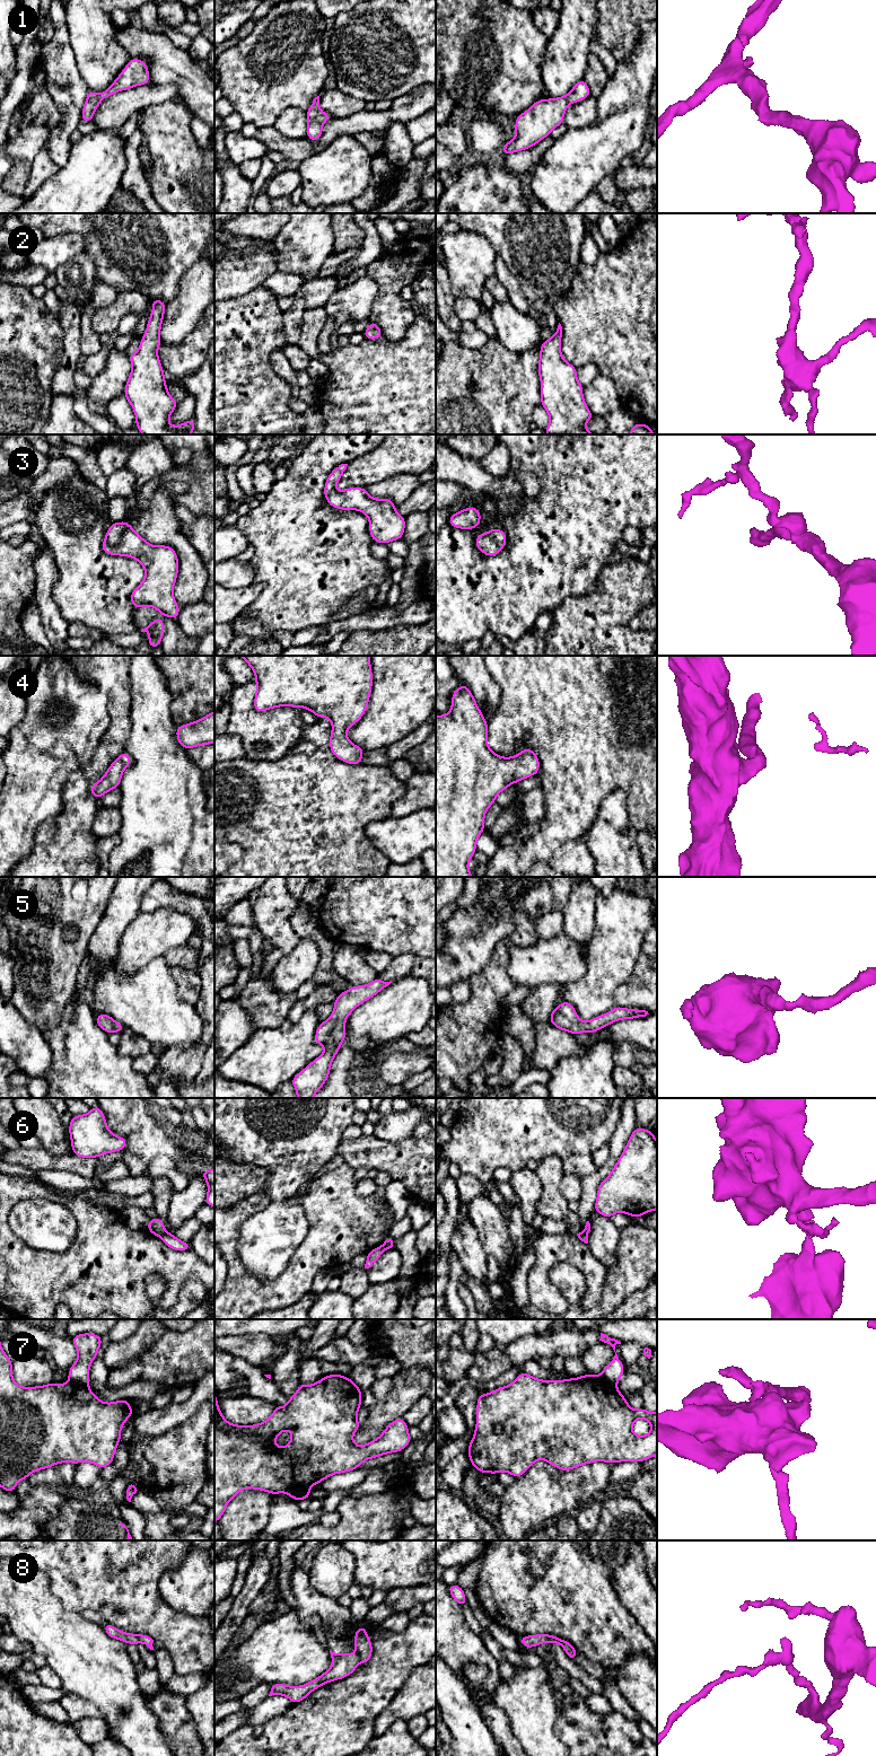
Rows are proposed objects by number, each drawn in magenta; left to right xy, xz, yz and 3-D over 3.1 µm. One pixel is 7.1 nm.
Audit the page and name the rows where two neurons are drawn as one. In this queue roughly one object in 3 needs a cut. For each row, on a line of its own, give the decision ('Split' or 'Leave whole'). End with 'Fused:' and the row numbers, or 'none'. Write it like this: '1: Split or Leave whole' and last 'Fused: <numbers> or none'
1: Leave whole
2: Leave whole
3: Leave whole
4: Leave whole
5: Leave whole
6: Split
7: Split
8: Split
Fused: 6, 7, 8

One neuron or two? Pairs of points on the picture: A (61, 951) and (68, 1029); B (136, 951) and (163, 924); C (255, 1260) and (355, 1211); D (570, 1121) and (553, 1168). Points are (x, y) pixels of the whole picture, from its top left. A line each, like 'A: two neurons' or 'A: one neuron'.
A: two neurons
B: one neuron
C: two neurons
D: two neurons

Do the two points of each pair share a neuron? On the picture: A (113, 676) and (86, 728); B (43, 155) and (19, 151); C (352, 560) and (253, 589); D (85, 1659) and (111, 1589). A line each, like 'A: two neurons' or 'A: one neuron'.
A: two neurons
B: two neurons
C: two neurons
D: two neurons

